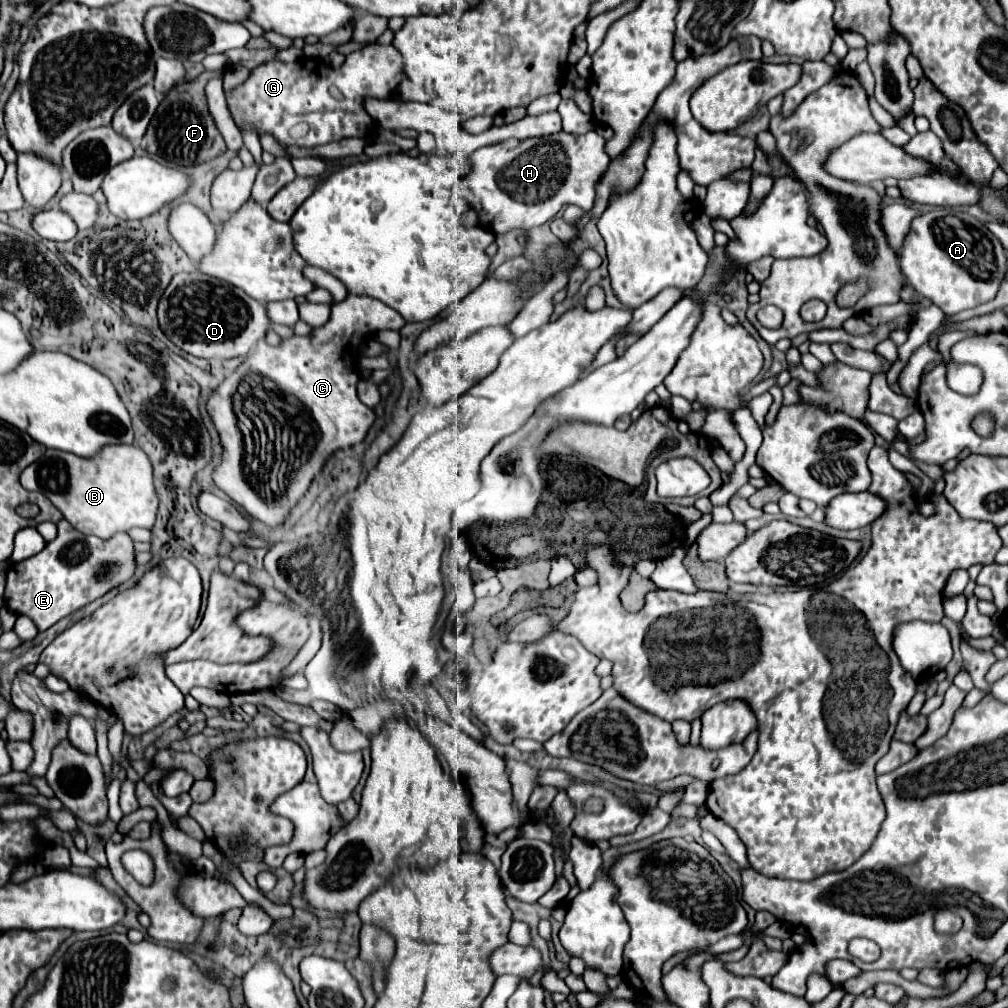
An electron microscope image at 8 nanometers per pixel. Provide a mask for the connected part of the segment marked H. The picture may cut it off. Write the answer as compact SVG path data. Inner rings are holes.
M559 132L543 138L505 140L477 148L469 156L469 172L459 180L461 196L479 214L479 224L483 228L501 234L509 230L529 230L541 226L553 220L565 204L577 204L585 212L589 212L595 200L595 182L601 178L601 172L605 172L609 166L605 142L607 140L597 132L587 132L581 136Z

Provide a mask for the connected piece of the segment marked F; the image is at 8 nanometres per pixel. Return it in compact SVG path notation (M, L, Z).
M223 70L203 72L193 80L185 80L185 82L179 82L177 86L173 86L163 96L145 136L141 140L141 148L155 160L173 162L173 164L181 164L181 166L201 164L201 162L207 162L207 160L223 154L227 148L225 148L223 136L221 136L211 112L209 112L207 98L205 98L205 86L207 86L209 78L223 78L223 76L225 76Z

